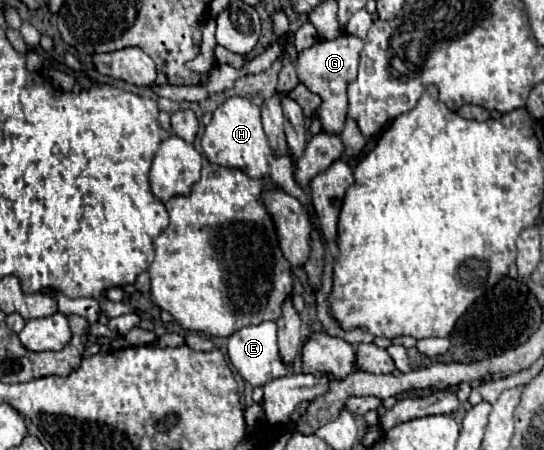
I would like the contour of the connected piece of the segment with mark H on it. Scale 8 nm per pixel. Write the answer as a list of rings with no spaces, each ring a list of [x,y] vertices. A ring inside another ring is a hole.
[[[230,97],[212,113],[212,121],[206,127],[204,137],[202,137],[202,149],[210,163],[216,163],[222,167],[244,169],[250,177],[270,177],[276,185],[280,185],[288,195],[296,197],[302,205],[310,205],[310,193],[304,191],[294,181],[294,169],[292,169],[290,157],[276,159],[272,155],[268,139],[262,131],[260,107],[254,105],[250,99]]]

